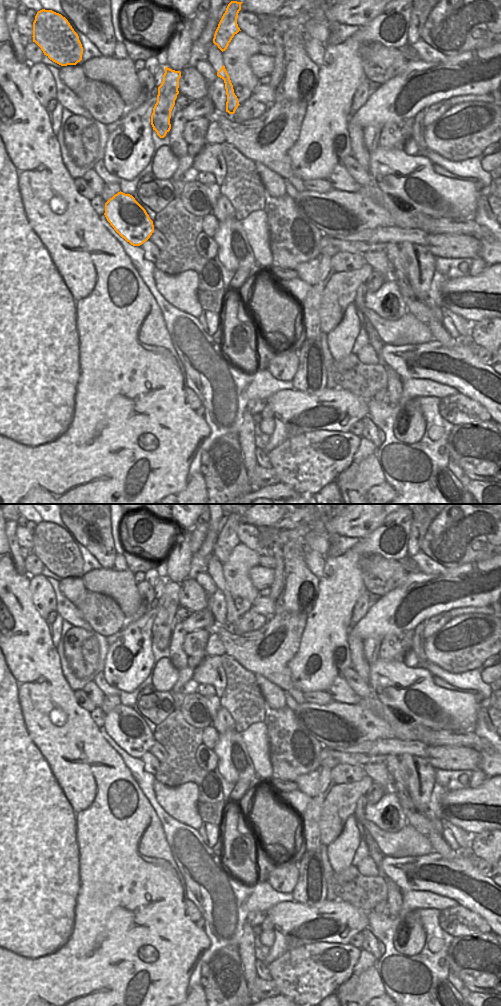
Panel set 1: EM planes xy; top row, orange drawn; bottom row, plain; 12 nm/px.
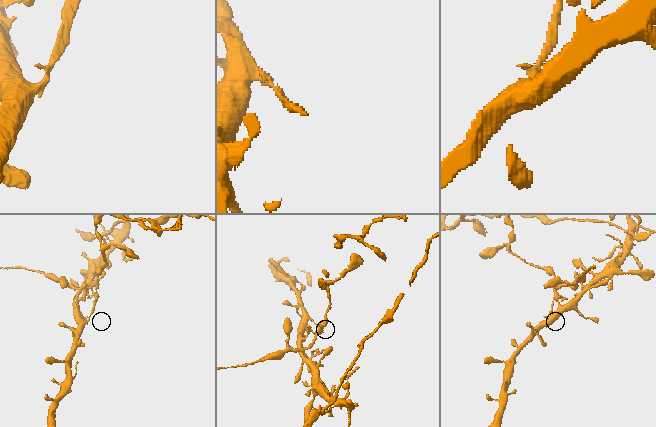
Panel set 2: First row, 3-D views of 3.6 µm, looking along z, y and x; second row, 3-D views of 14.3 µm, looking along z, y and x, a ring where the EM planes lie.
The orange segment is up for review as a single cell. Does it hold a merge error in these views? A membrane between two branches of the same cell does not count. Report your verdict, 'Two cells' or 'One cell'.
Two cells

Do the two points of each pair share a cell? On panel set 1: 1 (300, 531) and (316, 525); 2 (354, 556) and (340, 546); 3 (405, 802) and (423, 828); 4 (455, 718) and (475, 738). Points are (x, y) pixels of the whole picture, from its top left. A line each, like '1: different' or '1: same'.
1: same
2: different
3: same
4: different

